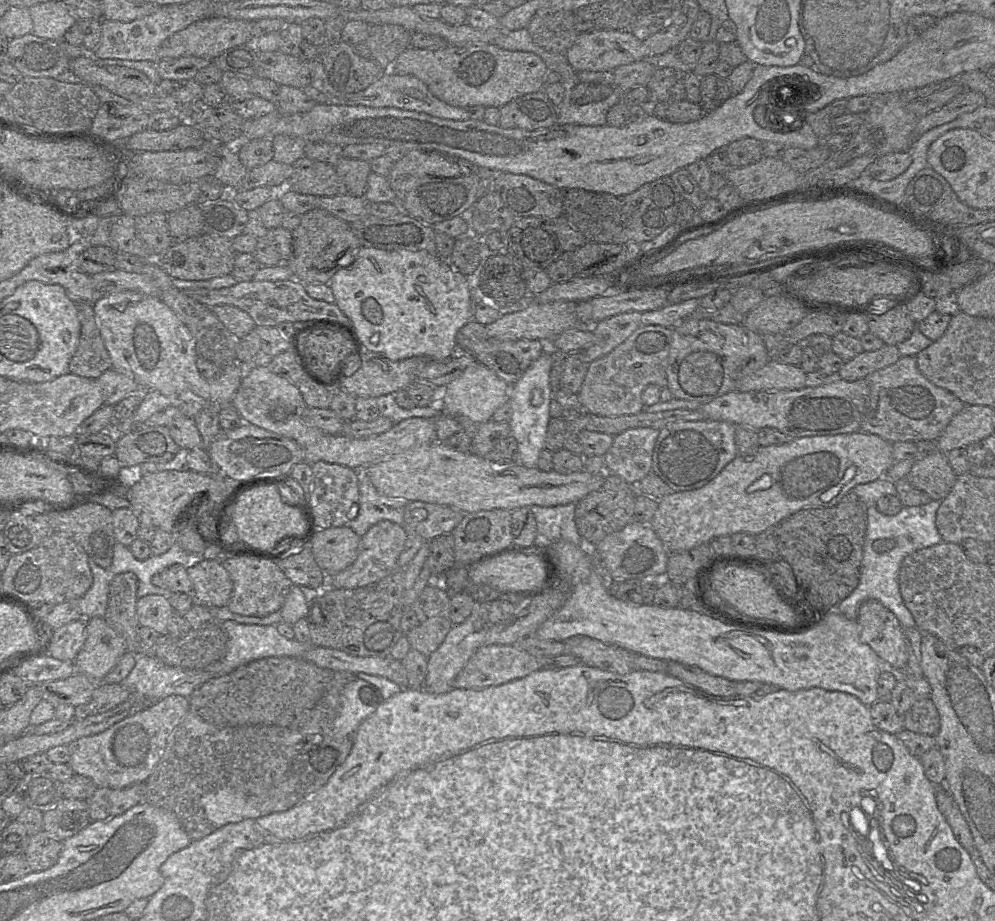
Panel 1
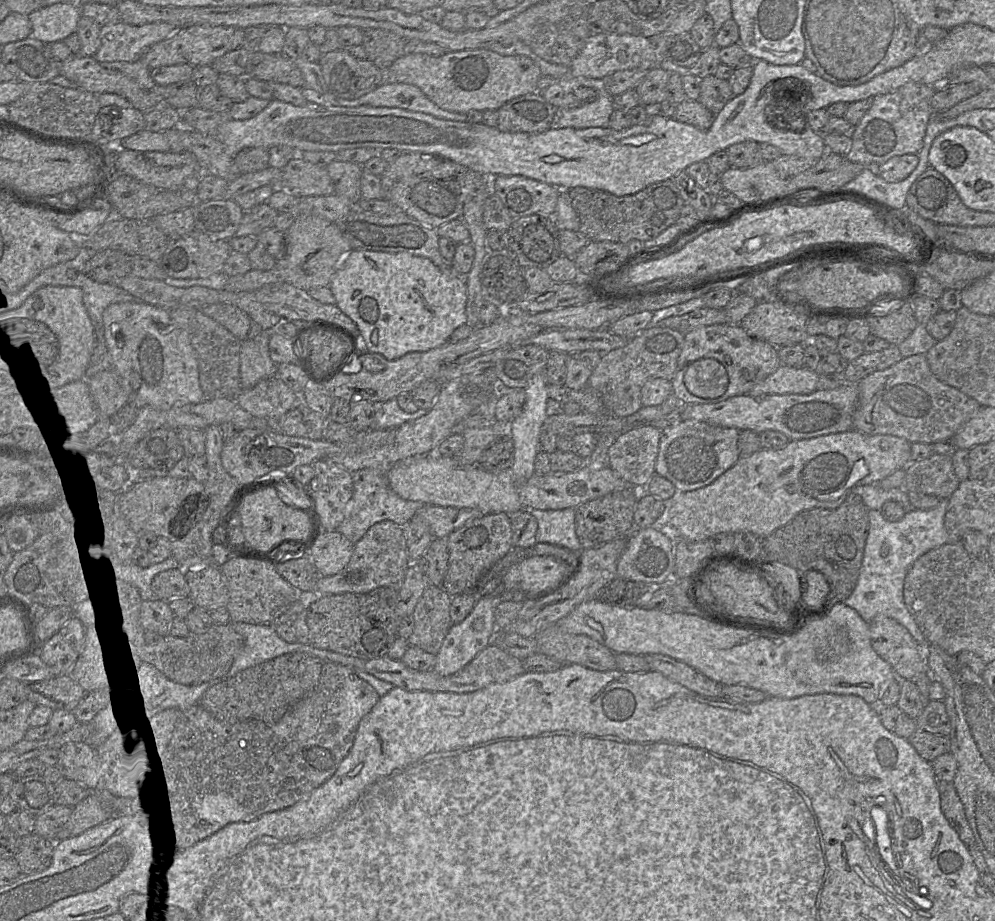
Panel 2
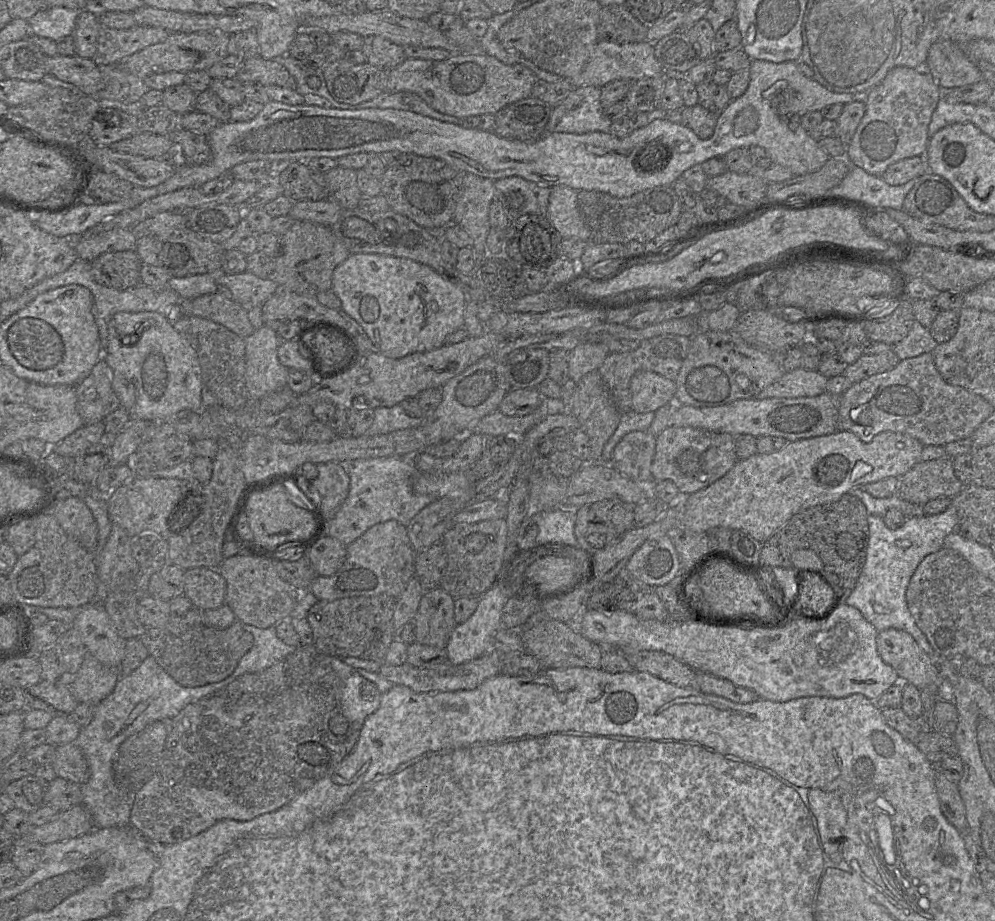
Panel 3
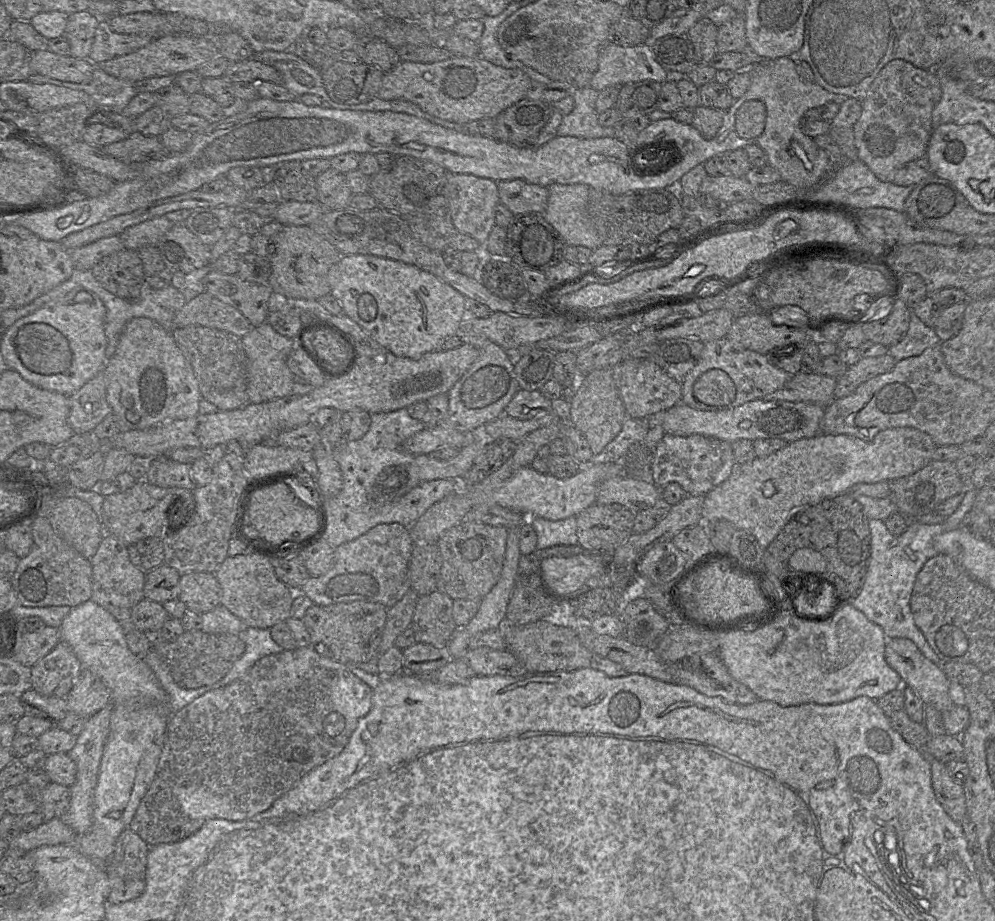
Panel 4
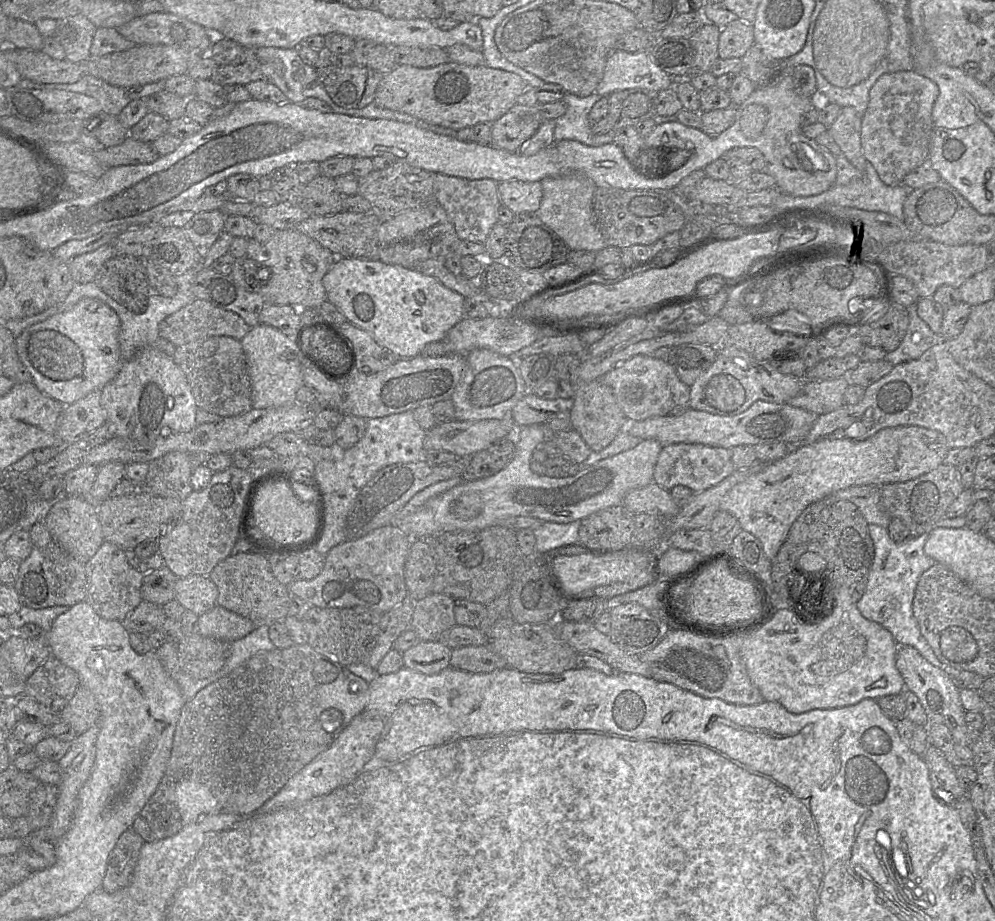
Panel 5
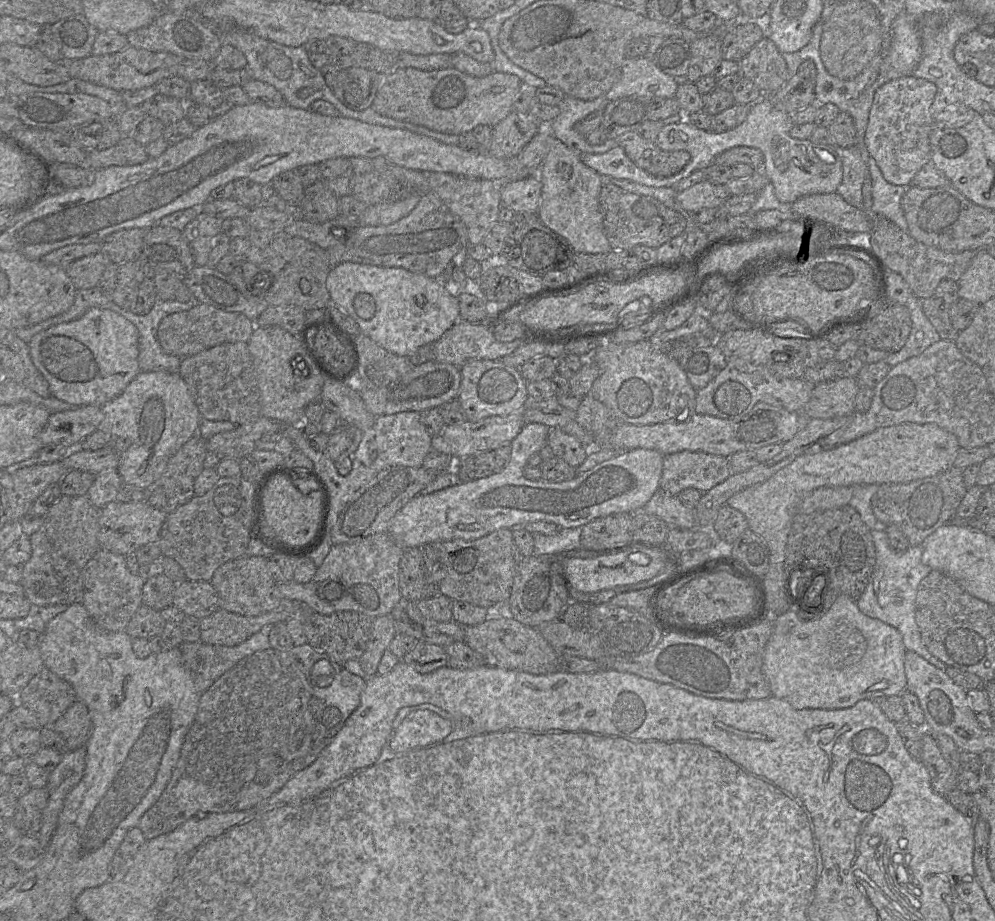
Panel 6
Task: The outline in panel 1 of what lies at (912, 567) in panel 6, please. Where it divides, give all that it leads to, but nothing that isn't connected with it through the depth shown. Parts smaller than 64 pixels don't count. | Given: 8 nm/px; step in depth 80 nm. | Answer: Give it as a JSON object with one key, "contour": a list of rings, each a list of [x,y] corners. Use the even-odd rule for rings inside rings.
{"contour":[[[940,500],[912,507],[902,507],[896,515],[884,515],[876,506],[868,507],[868,523],[864,541],[861,575],[858,586],[843,601],[837,604],[837,611],[849,620],[856,621],[860,605],[870,599],[879,601],[899,620],[903,628],[914,628],[916,622],[902,599],[898,573],[902,561],[909,554],[943,542],[936,527],[936,513]]]}

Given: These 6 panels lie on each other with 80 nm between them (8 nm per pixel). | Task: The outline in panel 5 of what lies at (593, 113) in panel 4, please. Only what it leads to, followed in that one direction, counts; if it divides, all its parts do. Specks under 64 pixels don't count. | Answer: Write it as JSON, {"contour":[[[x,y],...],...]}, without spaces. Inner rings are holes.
{"contour":[[[597,92],[588,96],[566,93],[562,100],[567,104],[567,110],[555,119],[555,141],[572,139],[589,146],[601,146],[614,142],[615,131],[595,134],[591,129],[589,112],[601,97]]]}

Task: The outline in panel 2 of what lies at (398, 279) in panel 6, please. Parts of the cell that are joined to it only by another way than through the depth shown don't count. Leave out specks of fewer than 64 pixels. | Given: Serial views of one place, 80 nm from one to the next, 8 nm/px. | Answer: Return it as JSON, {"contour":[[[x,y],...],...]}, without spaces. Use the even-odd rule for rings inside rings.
{"contour":[[[351,250],[340,262],[337,270],[332,276],[329,287],[336,299],[336,306],[357,325],[364,350],[381,354],[389,361],[397,360],[410,352],[425,352],[445,345],[448,343],[449,337],[454,330],[465,324],[467,321],[465,276],[459,275],[453,268],[452,272],[443,271],[430,259],[408,253]]]}

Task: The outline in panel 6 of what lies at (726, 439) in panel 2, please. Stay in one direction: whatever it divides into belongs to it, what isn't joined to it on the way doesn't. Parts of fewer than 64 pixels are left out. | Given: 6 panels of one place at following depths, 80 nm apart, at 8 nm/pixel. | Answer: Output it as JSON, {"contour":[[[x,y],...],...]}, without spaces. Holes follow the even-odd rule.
{"contour":[[[686,450],[663,456],[660,489],[671,496],[685,489],[708,492],[731,475],[728,457]]]}

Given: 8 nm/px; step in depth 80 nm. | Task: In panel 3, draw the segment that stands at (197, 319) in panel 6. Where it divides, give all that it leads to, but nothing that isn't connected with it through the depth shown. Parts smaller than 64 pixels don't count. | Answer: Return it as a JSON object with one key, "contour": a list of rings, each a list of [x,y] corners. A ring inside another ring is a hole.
{"contour":[[[219,292],[183,301],[182,315],[197,316],[221,324],[241,338],[254,332],[245,309]]]}

